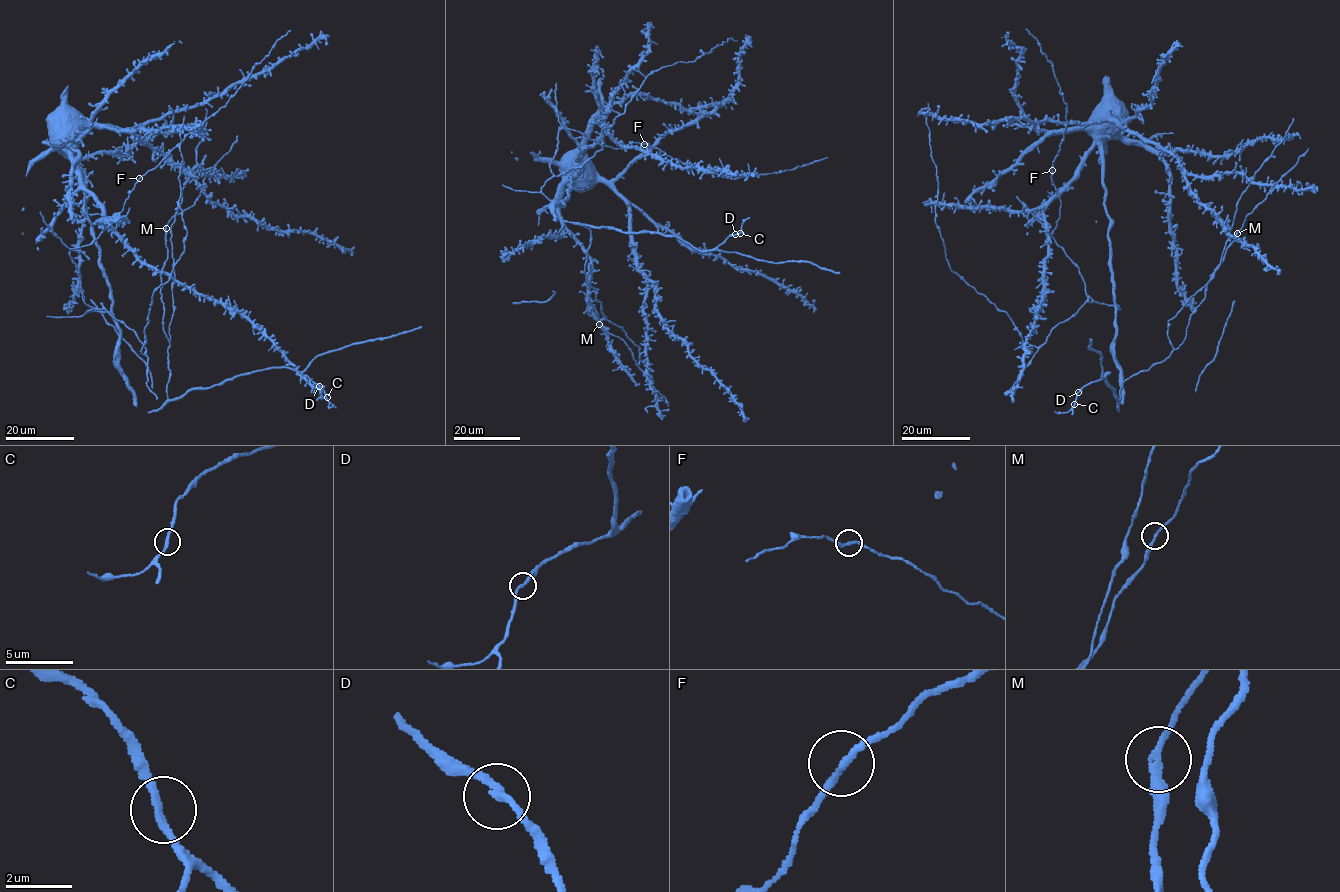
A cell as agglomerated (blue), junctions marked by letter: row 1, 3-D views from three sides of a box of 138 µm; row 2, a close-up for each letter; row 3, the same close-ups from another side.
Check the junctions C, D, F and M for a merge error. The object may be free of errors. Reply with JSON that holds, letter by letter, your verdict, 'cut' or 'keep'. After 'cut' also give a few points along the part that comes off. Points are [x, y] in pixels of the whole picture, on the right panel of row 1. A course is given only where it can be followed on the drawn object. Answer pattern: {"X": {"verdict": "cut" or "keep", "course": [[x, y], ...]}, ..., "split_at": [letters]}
{"C": {"verdict": "keep"}, "D": {"verdict": "keep"}, "F": {"verdict": "keep"}, "M": {"verdict": "keep"}, "split_at": []}

